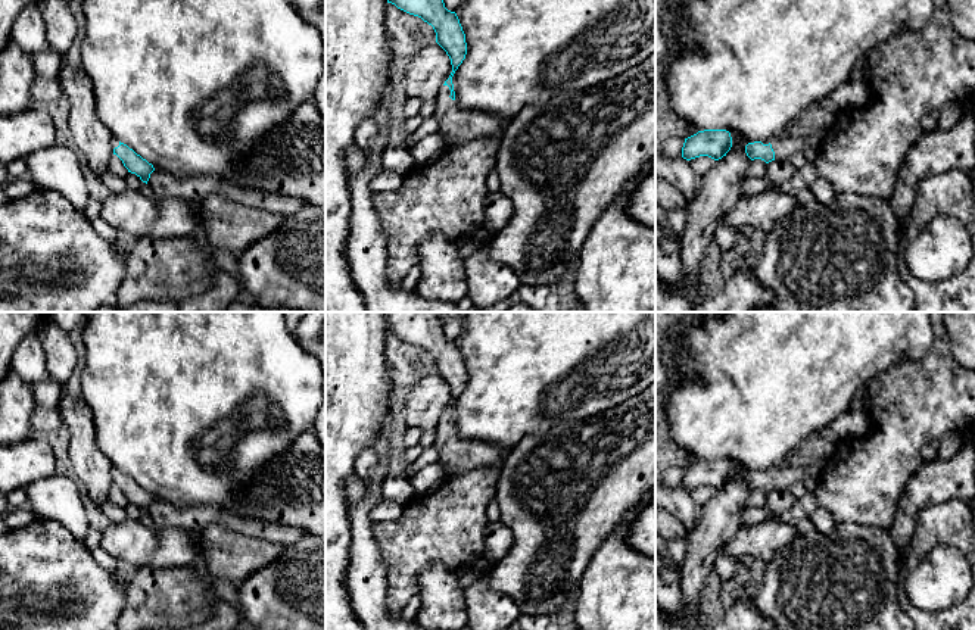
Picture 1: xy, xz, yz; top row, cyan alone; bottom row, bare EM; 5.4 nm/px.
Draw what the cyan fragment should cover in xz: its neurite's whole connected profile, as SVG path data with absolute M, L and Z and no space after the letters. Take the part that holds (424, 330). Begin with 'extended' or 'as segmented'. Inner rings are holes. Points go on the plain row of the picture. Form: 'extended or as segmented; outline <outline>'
extended; outline M383 312L387 333L421 347L433 356L436 372L451 389L452 402L436 427L434 447L448 477L476 468L502 467L502 450L490 443L461 439L455 431L452 406L467 384L465 364L455 341L445 337L436 312Z

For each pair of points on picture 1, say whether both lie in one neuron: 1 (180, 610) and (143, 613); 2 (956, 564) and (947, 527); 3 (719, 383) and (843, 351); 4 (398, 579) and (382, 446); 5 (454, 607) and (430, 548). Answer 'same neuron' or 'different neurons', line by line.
1: same neuron
2: different neurons
3: same neuron
4: different neurons
5: different neurons

